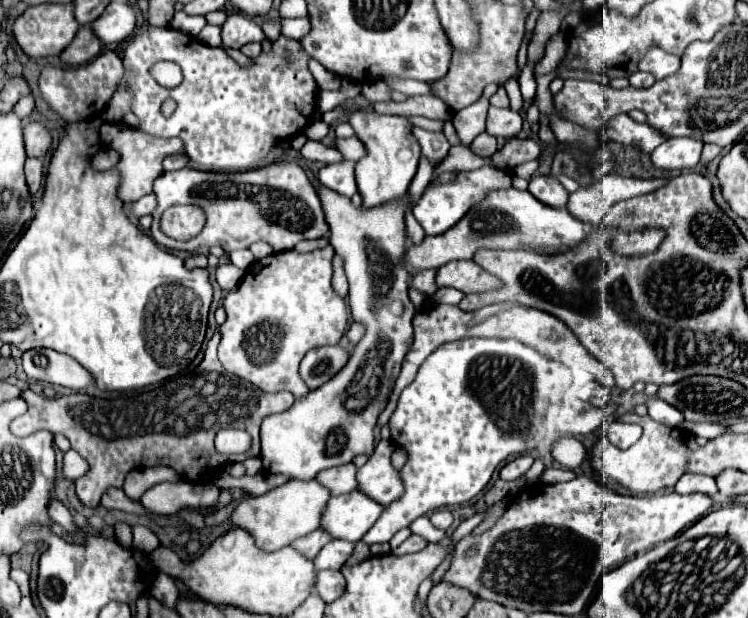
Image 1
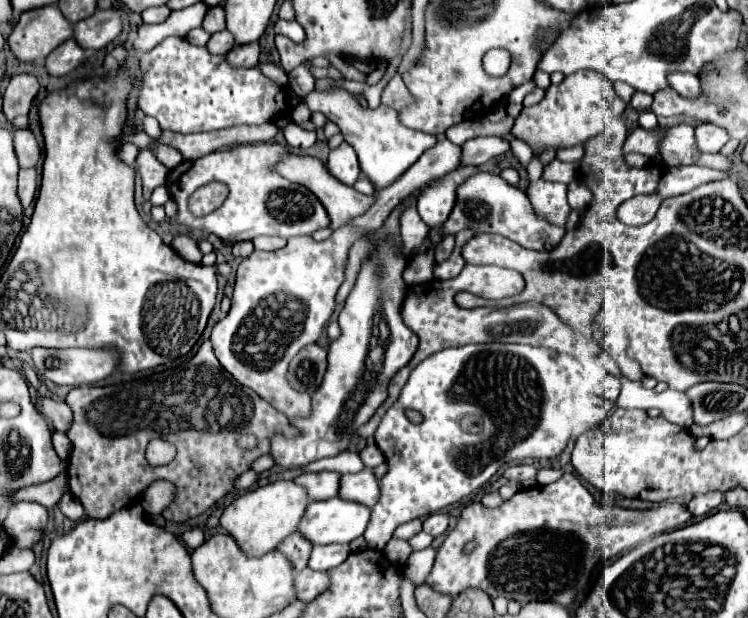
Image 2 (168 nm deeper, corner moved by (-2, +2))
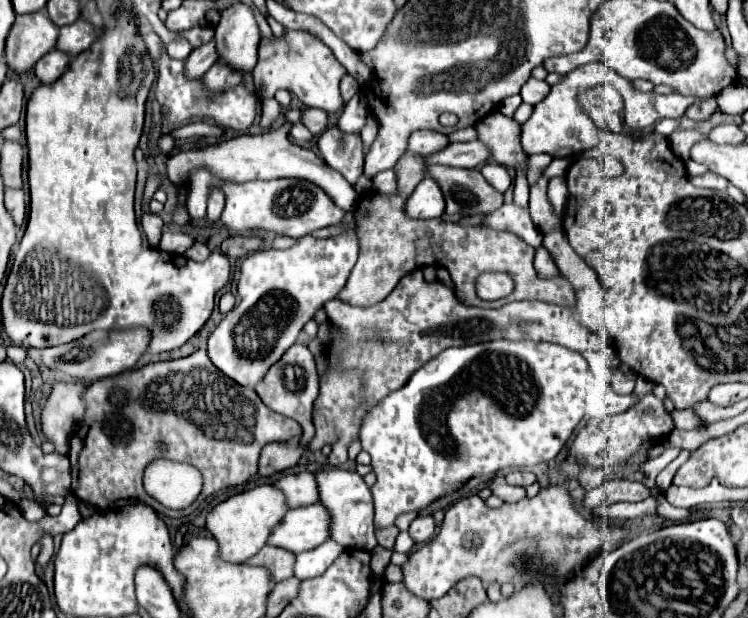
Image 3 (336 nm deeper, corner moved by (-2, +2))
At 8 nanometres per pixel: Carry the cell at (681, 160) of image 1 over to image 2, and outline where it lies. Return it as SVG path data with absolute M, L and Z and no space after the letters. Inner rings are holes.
M715 124L695 126L695 144L699 152L719 152L727 140L727 132Z

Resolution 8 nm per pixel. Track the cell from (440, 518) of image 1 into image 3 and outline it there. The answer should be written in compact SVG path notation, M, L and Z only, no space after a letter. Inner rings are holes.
M417 516L411 526L409 526L409 536L417 542L417 544L423 544L427 542L431 536L433 536L433 530L435 530L435 522L433 522L433 516Z

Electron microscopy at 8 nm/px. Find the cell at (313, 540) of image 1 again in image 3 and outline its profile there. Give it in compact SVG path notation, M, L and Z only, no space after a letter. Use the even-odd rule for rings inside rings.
M265 546L261 548L255 556L251 556L245 564L253 566L263 566L271 574L271 582L277 584L281 580L287 580L293 576L293 564L295 564L295 554L287 552L283 548L275 546Z

